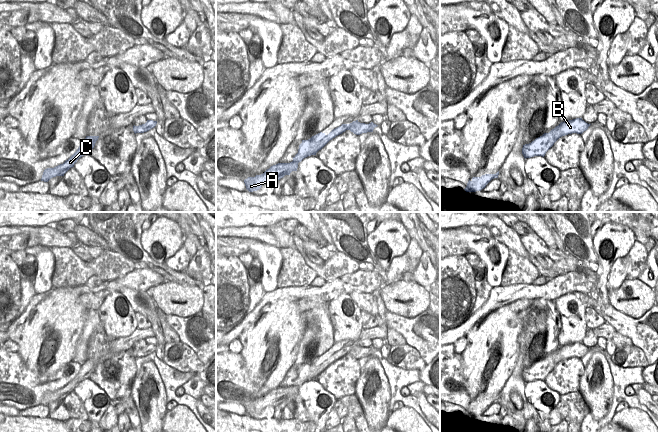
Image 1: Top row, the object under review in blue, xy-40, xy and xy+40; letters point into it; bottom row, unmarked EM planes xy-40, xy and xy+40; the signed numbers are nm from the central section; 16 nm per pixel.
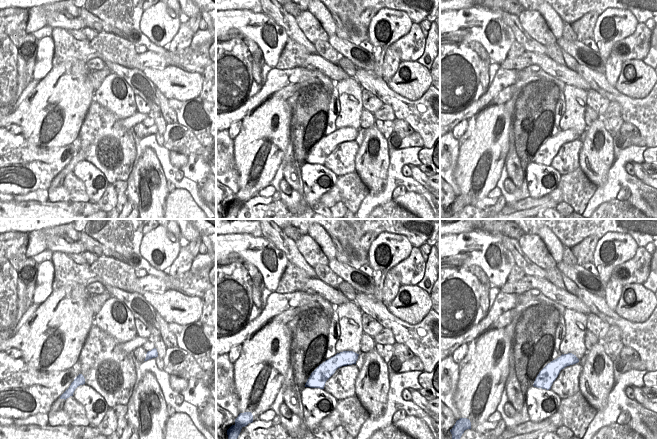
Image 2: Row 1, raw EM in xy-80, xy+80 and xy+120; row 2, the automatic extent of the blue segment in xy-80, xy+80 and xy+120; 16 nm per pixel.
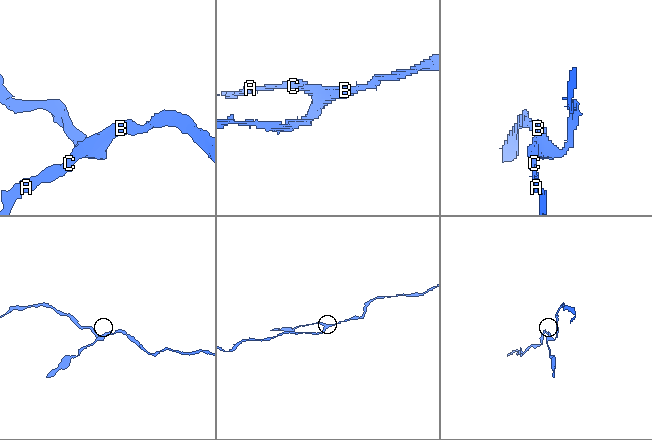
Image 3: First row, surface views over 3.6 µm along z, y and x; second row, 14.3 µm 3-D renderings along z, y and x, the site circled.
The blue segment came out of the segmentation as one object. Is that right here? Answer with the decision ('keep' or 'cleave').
cleave

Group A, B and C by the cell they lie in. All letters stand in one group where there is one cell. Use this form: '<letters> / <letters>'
A C / B

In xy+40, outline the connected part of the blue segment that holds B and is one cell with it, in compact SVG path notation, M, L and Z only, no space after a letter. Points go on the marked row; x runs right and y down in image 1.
M582 118L561 122L549 133L544 133L542 136L540 136L538 142L531 142L523 145L522 153L526 158L531 158L534 156L544 157L546 152L560 137L572 133L582 134L590 125L591 124L586 123Z

